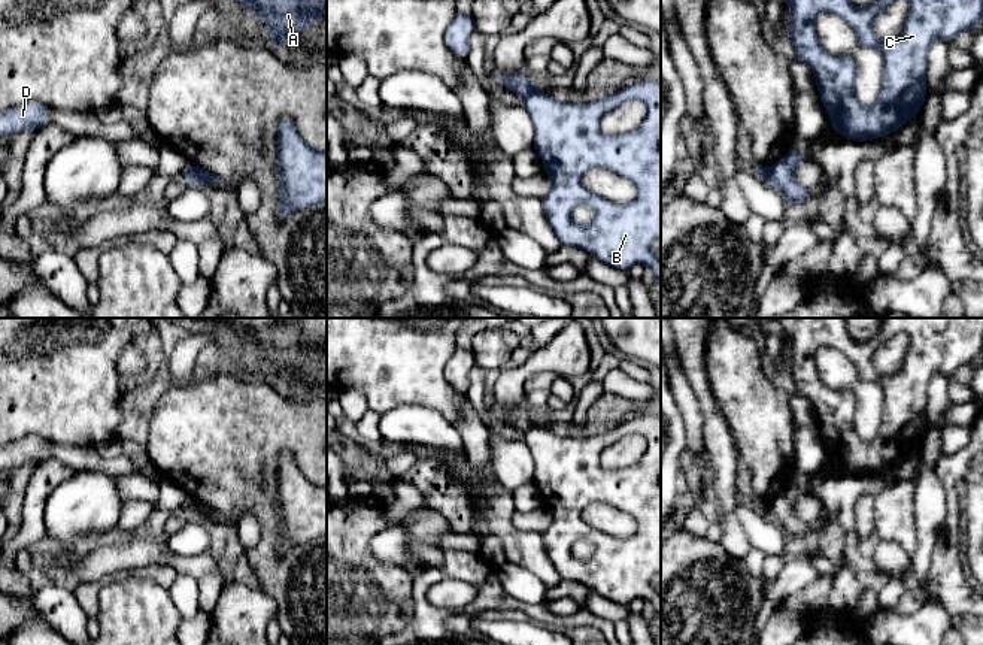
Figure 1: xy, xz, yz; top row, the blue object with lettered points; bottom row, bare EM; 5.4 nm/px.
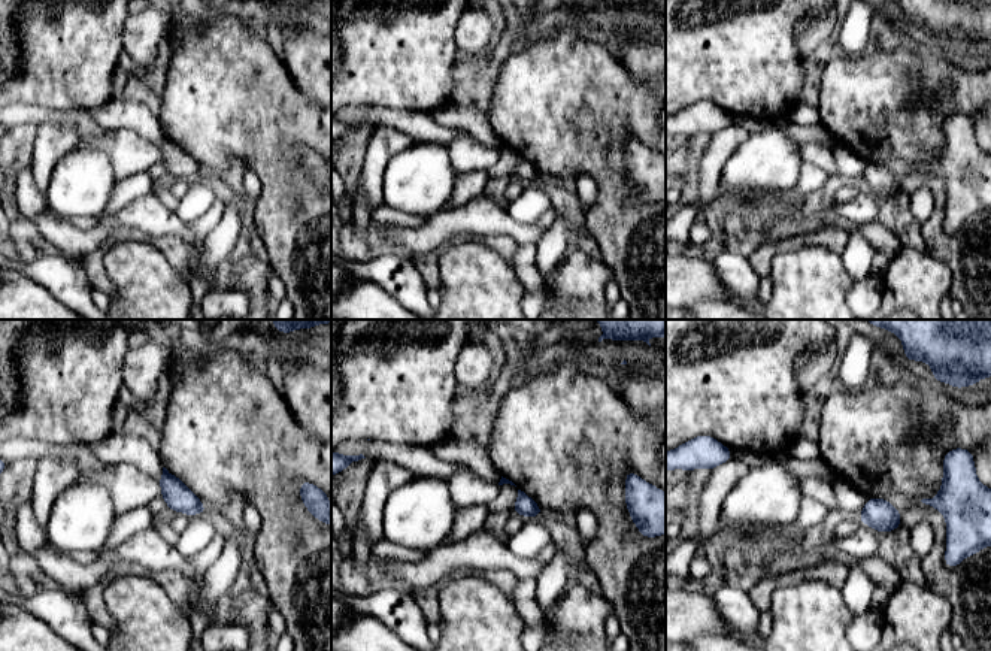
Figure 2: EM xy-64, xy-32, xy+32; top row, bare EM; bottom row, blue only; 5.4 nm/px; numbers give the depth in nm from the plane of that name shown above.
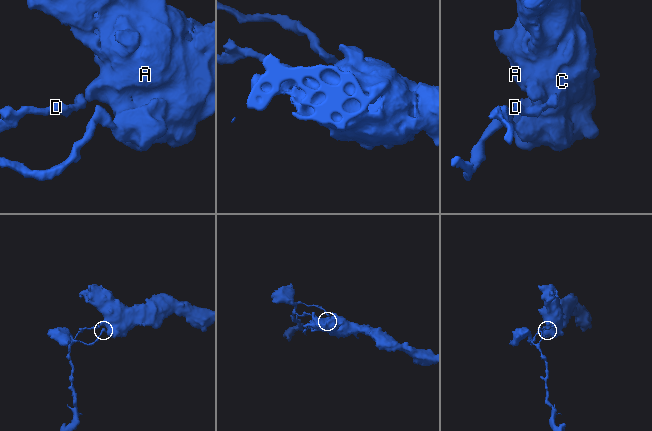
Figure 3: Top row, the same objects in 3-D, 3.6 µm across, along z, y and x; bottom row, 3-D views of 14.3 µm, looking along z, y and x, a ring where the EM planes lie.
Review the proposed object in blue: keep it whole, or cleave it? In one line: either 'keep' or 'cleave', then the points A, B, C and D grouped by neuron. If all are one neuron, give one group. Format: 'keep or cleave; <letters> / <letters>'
cleave; A B C / D

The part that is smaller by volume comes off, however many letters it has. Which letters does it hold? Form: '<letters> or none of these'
D

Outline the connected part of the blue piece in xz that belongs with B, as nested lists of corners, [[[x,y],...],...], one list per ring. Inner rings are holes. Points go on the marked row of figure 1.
[[[641,81],[603,100],[591,103],[564,103],[534,88],[524,97],[536,128],[533,148],[540,155],[544,173],[552,179],[550,191],[541,197],[547,222],[564,246],[576,246],[619,270],[629,270],[632,264],[644,264],[656,275],[661,288],[661,255],[652,252],[652,243],[661,240],[661,82]],[[625,102],[641,102],[646,118],[635,128],[624,134],[607,136],[600,130],[601,118]],[[592,167],[603,167],[629,179],[637,188],[637,197],[628,205],[618,205],[588,191],[582,182]],[[579,205],[594,211],[594,219],[580,225],[571,219]]]

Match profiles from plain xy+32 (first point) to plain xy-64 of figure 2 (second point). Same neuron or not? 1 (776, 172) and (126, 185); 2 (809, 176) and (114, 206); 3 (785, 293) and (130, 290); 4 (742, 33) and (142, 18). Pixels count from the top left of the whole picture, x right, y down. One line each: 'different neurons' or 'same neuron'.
1: different neurons
2: same neuron
3: same neuron
4: different neurons

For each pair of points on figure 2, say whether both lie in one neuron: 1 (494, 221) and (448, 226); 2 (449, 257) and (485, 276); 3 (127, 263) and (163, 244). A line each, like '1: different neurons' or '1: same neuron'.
1: same neuron
2: same neuron
3: different neurons

